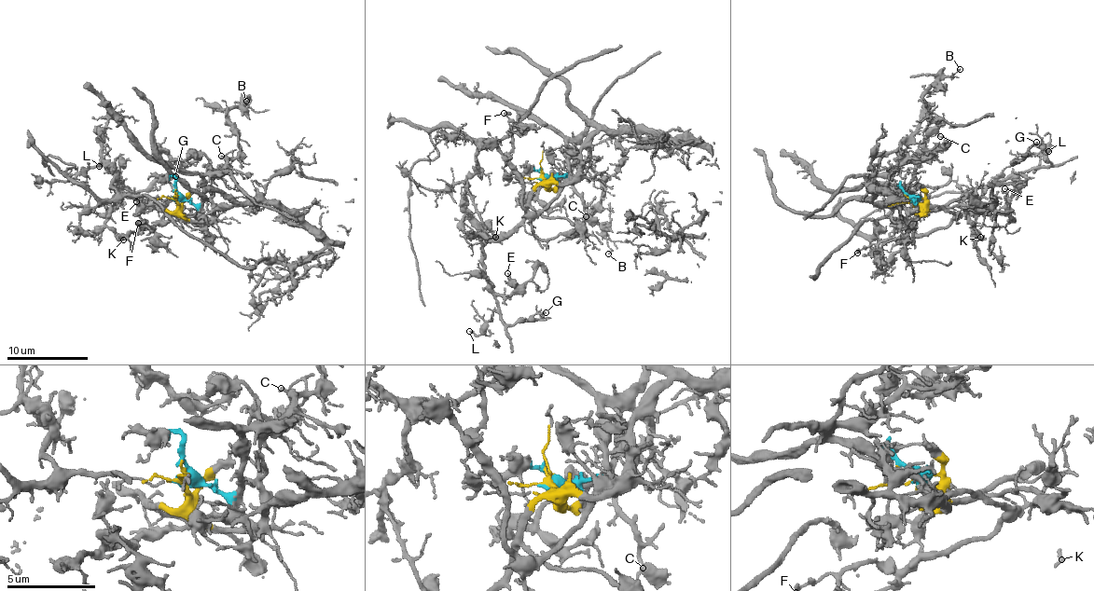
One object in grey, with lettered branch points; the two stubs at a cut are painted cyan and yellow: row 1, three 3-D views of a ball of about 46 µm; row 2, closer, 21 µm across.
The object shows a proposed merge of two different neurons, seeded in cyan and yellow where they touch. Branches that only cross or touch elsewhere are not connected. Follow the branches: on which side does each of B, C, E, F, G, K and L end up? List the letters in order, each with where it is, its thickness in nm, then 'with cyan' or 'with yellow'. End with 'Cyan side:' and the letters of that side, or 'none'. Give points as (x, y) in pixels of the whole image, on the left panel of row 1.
B: (246, 101) | 130 nm | with cyan
C: (221, 156) | 120 nm | with cyan
E: (136, 201) | 120 nm | with yellow
F: (138, 223) | 200 nm | with cyan
G: (175, 176) | 160 nm | with yellow
K: (123, 240) | 190 nm | with yellow
L: (99, 166) | 170 nm | with yellow
Cyan side: B, C, F

